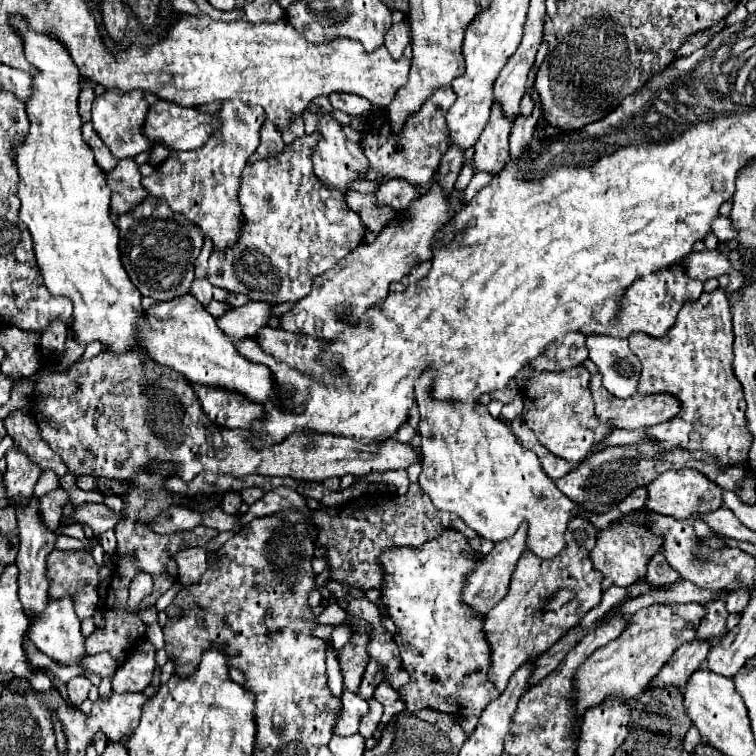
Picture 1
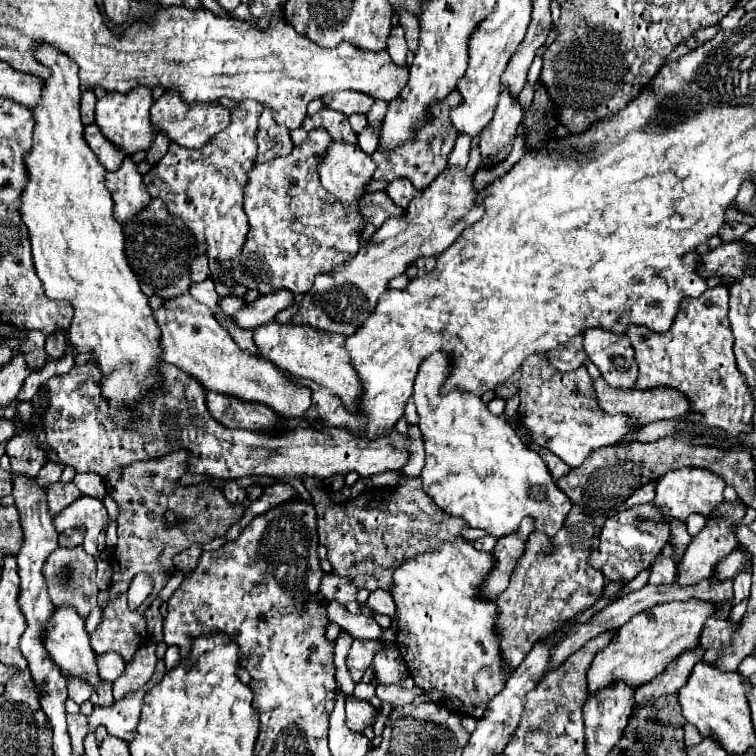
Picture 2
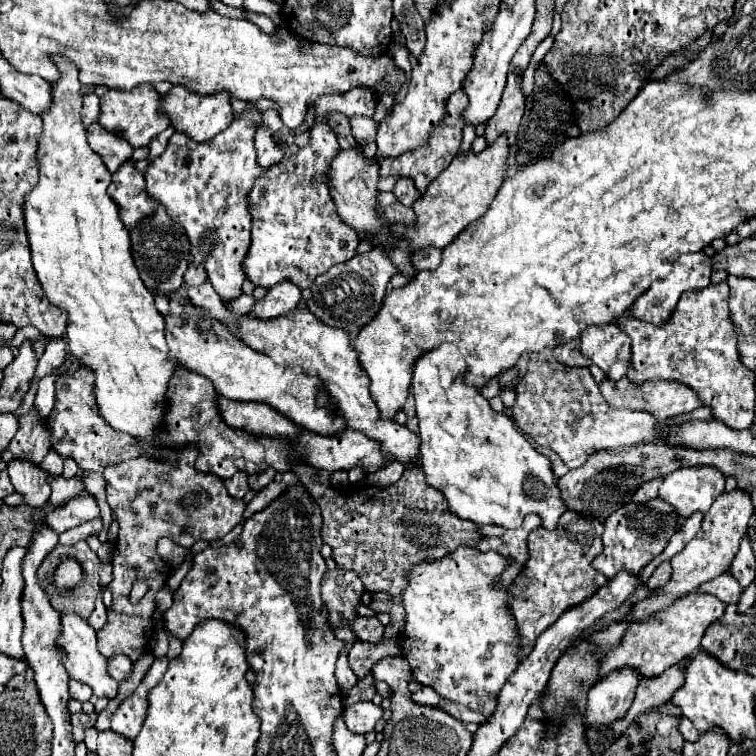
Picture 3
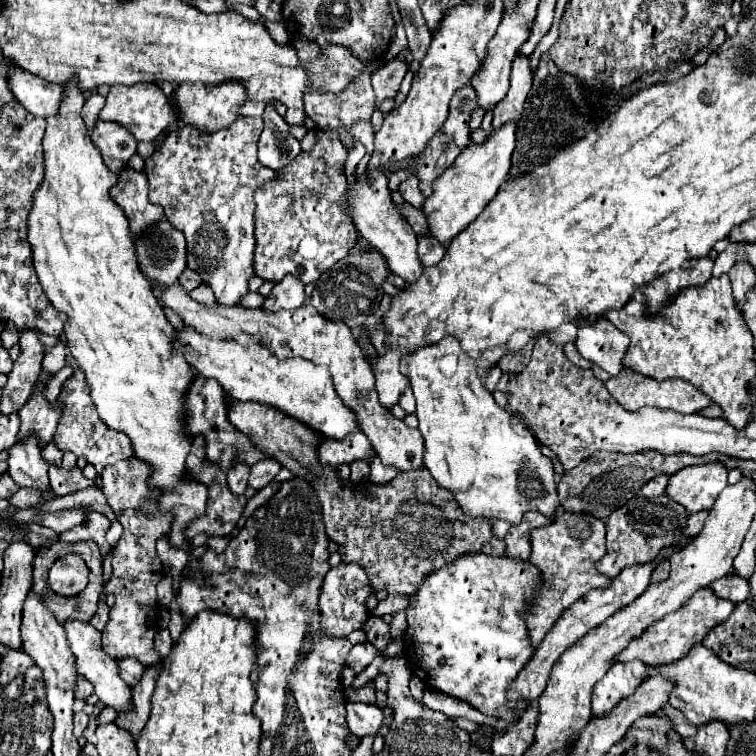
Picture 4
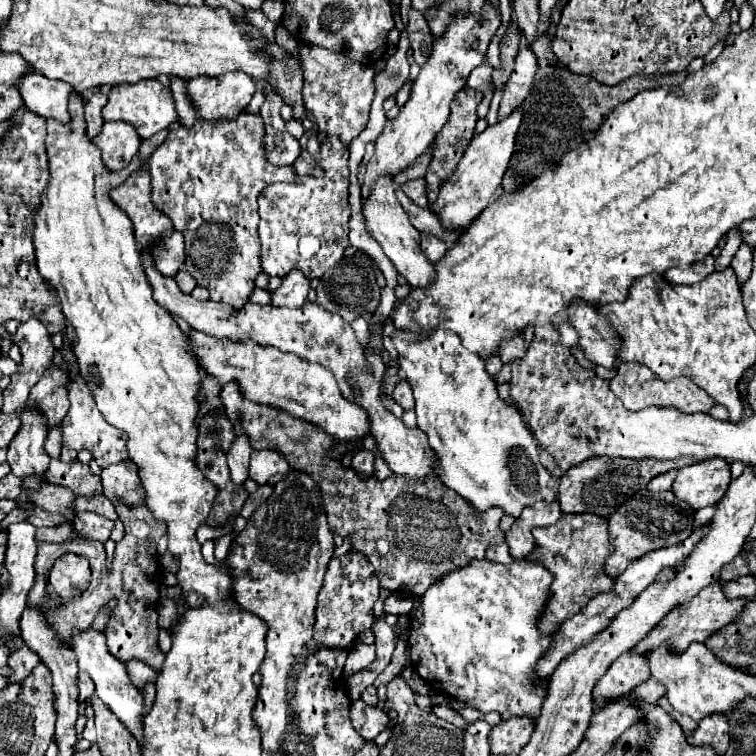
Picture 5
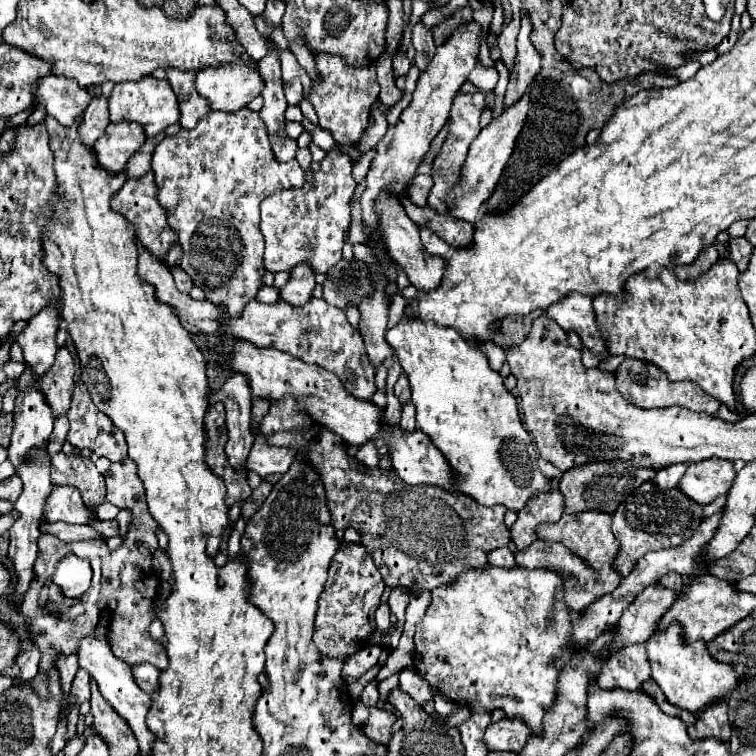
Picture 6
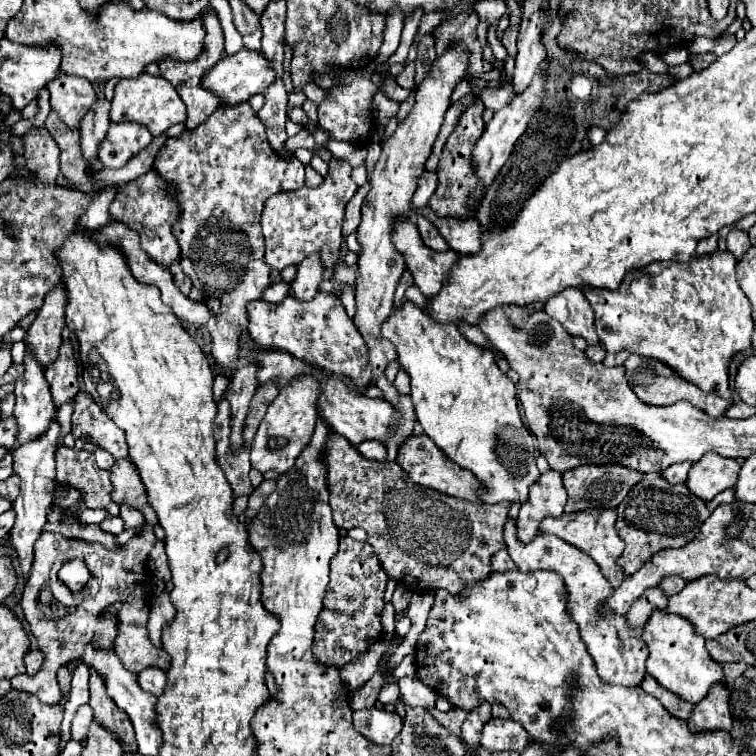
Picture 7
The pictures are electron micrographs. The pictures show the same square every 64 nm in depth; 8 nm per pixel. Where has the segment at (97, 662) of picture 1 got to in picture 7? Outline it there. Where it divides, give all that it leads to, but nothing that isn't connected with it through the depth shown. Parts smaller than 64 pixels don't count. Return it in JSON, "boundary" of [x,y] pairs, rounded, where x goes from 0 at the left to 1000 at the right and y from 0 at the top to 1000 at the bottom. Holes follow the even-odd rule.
{"boundary":[[[193,884],[190,889],[183,892],[183,905],[188,907],[188,913],[204,918],[204,921],[212,921],[217,915],[217,907],[220,907],[222,897],[214,886],[209,884]]]}

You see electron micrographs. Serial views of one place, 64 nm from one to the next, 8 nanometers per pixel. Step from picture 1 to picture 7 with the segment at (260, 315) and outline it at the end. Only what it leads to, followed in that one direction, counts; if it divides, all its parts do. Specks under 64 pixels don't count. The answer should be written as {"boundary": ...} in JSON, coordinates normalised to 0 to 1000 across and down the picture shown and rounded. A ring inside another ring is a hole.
{"boundary":[[[415,333],[407,339],[407,344],[399,344],[394,352],[394,362],[384,376],[384,392],[394,397],[413,397],[421,386],[421,376],[429,365],[429,347],[423,341],[423,333]]]}

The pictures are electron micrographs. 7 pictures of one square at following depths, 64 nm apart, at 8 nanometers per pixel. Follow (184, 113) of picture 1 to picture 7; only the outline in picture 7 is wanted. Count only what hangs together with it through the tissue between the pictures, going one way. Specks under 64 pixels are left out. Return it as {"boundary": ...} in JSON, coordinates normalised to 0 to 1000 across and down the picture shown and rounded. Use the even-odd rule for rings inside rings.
{"boundary":[[[320,63],[310,74],[294,74],[294,79],[278,95],[272,95],[267,111],[270,111],[270,116],[286,122],[288,127],[296,127],[299,138],[317,138],[317,135],[325,135],[333,124],[349,122],[362,106],[365,106],[362,87],[349,74],[349,69]]]}

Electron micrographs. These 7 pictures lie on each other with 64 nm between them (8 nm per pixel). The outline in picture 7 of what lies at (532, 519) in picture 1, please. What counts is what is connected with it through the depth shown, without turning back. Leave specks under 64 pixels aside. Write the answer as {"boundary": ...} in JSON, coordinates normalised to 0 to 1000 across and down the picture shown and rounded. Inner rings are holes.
{"boundary":[[[534,397],[532,405],[521,407],[519,415],[505,426],[505,444],[524,458],[529,484],[542,497],[542,524],[548,532],[553,561],[558,563],[561,574],[566,574],[598,611],[622,622],[640,640],[643,651],[638,653],[638,661],[643,667],[656,667],[664,661],[696,664],[701,640],[706,640],[714,630],[706,608],[706,579],[696,571],[690,561],[688,542],[683,534],[680,505],[672,503],[672,497],[659,487],[651,463],[619,452],[606,439],[603,429],[577,426],[566,418],[563,410],[558,410],[542,397]]]}

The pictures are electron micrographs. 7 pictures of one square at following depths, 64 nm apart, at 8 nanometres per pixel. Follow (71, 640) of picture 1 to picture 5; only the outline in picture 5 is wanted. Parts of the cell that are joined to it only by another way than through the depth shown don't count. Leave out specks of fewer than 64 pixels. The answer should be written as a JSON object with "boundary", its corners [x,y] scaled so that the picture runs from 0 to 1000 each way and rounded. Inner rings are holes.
{"boundary":[[[116,831],[111,836],[106,836],[103,841],[98,841],[95,847],[95,860],[103,868],[103,884],[116,889],[122,902],[127,905],[127,918],[130,923],[161,952],[161,958],[177,971],[177,976],[190,984],[190,960],[188,960],[188,950],[190,950],[190,921],[188,915],[169,899],[169,889],[167,889],[167,878],[161,873],[153,873],[140,854],[140,841],[124,831]]]}

